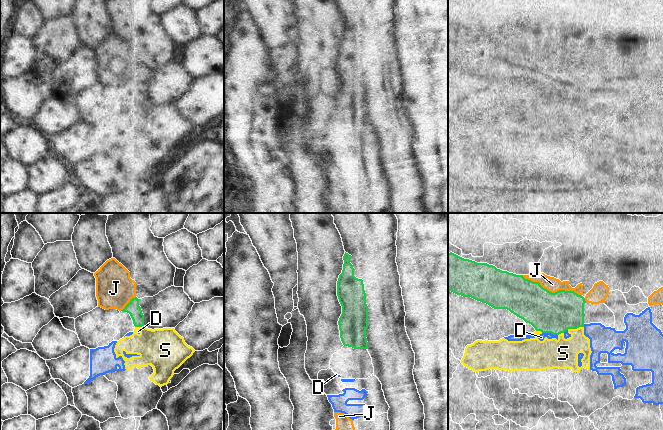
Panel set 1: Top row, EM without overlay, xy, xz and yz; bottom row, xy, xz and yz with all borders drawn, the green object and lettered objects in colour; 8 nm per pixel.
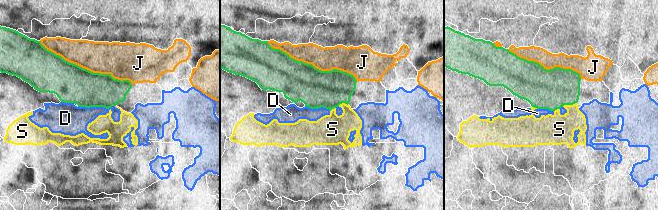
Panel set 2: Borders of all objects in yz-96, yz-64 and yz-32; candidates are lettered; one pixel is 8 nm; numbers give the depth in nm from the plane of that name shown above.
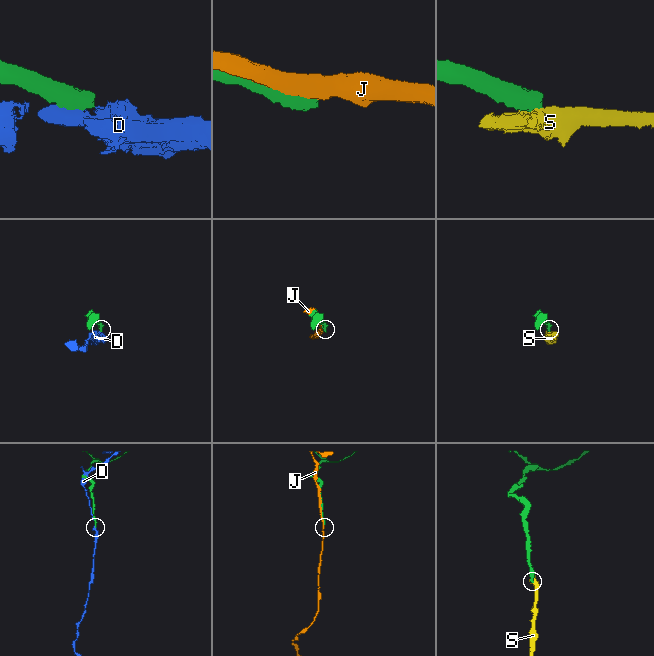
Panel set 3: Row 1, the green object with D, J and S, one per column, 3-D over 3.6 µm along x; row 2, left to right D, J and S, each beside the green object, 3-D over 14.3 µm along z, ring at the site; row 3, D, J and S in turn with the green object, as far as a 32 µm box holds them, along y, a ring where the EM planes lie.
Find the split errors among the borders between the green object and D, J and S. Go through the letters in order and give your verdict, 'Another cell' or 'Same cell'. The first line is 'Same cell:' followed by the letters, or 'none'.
Same cell: none
D: Another cell
J: Another cell
S: Another cell

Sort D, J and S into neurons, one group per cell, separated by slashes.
D / J / S

